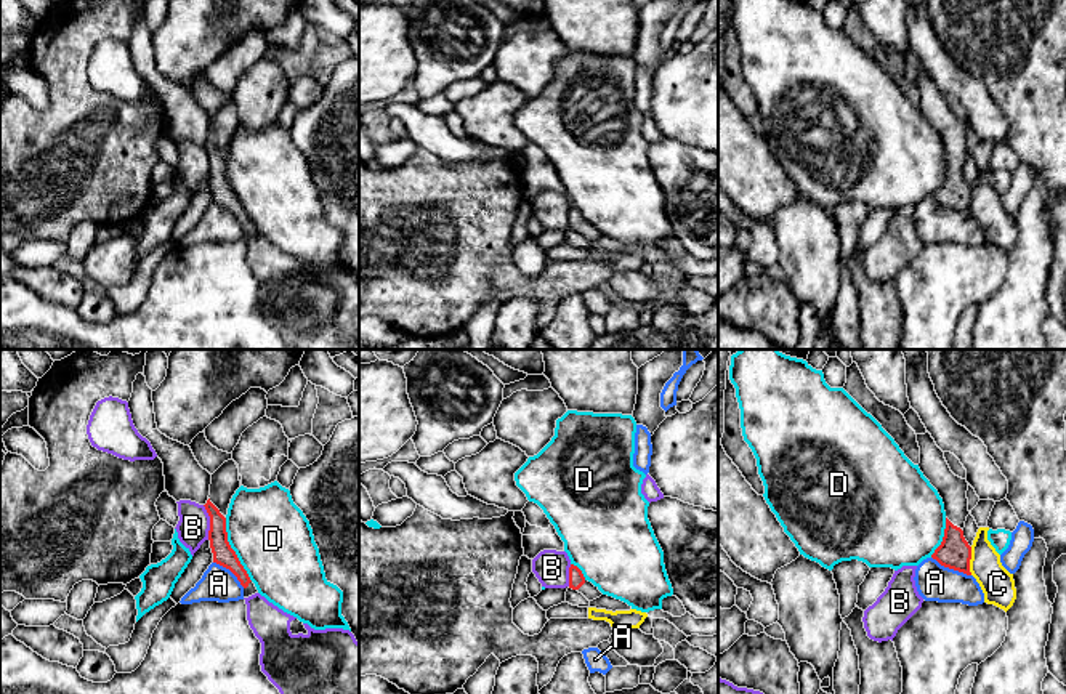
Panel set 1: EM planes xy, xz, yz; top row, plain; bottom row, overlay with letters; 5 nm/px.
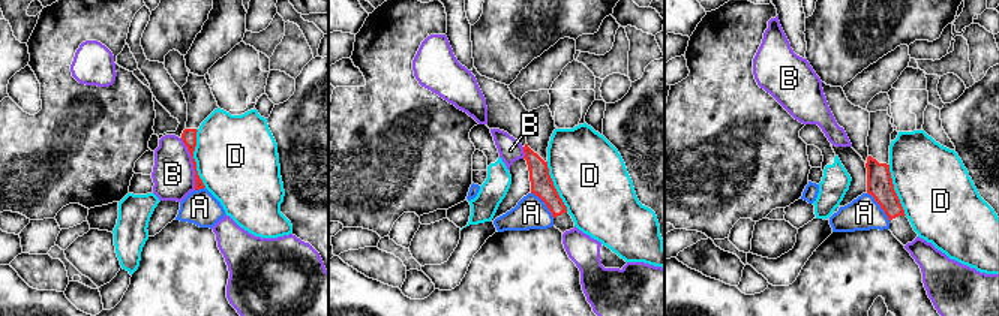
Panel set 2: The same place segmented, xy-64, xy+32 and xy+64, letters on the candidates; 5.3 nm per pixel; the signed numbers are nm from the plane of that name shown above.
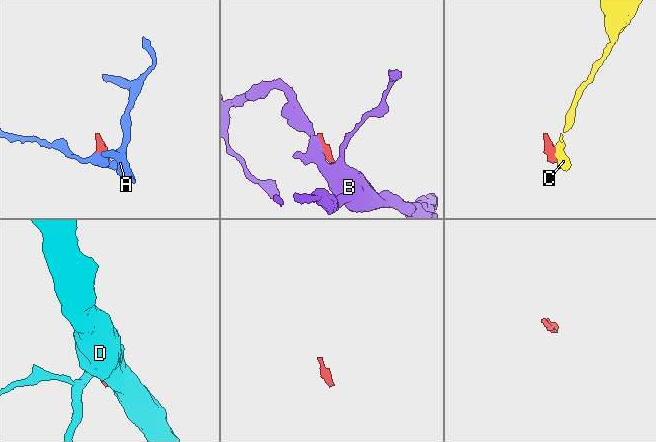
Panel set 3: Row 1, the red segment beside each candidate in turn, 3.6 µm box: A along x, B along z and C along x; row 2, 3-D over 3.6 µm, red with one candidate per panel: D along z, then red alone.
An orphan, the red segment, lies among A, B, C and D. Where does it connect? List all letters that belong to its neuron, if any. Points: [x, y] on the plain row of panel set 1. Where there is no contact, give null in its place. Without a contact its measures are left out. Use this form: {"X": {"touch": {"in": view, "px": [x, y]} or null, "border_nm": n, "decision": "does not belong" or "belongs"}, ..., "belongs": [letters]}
{"A": {"touch": {"in": "yz", "px": [951, 209]}, "border_nm": 220, "decision": "does not belong"}, "B": {"touch": {"in": "xy", "px": [210, 164]}, "border_nm": 180, "decision": "does not belong"}, "C": {"touch": {"in": "yz", "px": [969, 202]}, "border_nm": 140, "decision": "does not belong"}, "D": {"touch": {"in": "xy", "px": [233, 191]}, "border_nm": 340, "decision": "does not belong"}, "belongs": []}

